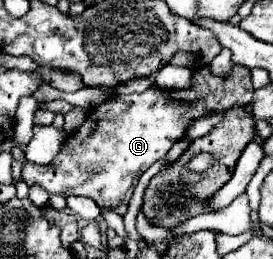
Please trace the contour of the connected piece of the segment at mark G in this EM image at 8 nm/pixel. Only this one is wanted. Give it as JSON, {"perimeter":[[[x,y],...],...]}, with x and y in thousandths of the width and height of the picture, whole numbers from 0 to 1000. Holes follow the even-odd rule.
{"perimeter":[[[861,251],[839,305],[788,297],[758,259],[736,259],[714,274],[707,305],[714,320],[700,344],[597,351],[582,336],[553,336],[546,351],[509,367],[487,359],[407,375],[399,390],[333,421],[319,467],[275,521],[245,529],[187,637],[84,637],[92,707],[143,707],[172,745],[231,745],[238,730],[260,730],[267,753],[304,761],[319,745],[363,799],[399,799],[451,830],[465,807],[465,761],[495,730],[509,683],[568,622],[604,606],[641,544],[678,529],[678,506],[714,452],[832,429],[861,405],[897,413],[927,390],[927,320],[905,259]],[[311,691],[326,691],[319,737]]]}

